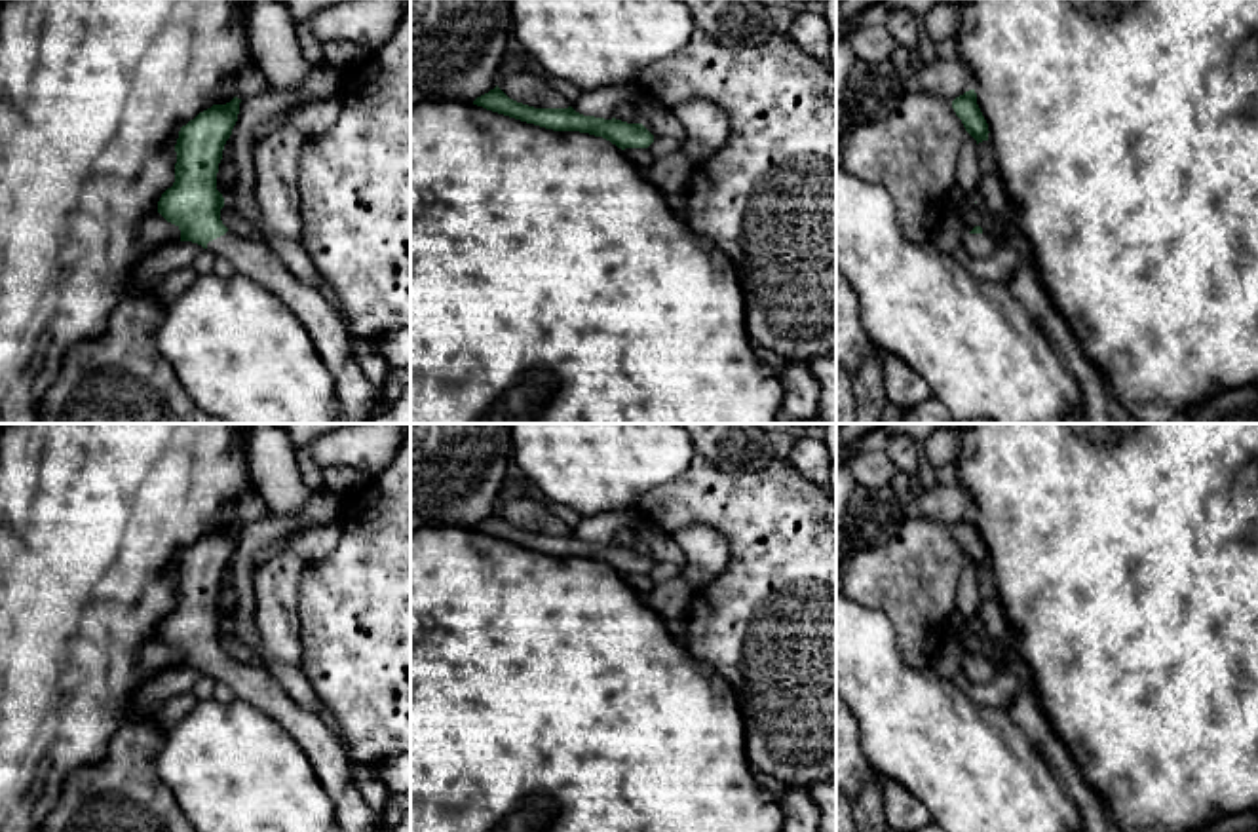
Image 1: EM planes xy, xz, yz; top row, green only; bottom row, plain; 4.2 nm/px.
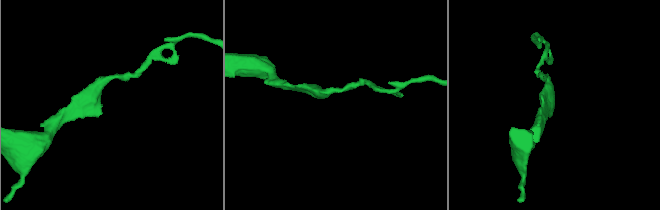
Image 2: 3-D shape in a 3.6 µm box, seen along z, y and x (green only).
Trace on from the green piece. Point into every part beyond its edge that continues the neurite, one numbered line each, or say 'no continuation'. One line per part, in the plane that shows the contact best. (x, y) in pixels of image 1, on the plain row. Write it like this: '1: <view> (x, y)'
1: xy (251, 682)

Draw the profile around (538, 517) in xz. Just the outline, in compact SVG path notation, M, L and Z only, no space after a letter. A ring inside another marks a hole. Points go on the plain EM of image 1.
M524 498L502 503L498 513L513 526L534 534L568 534L570 526L564 524L547 501Z

